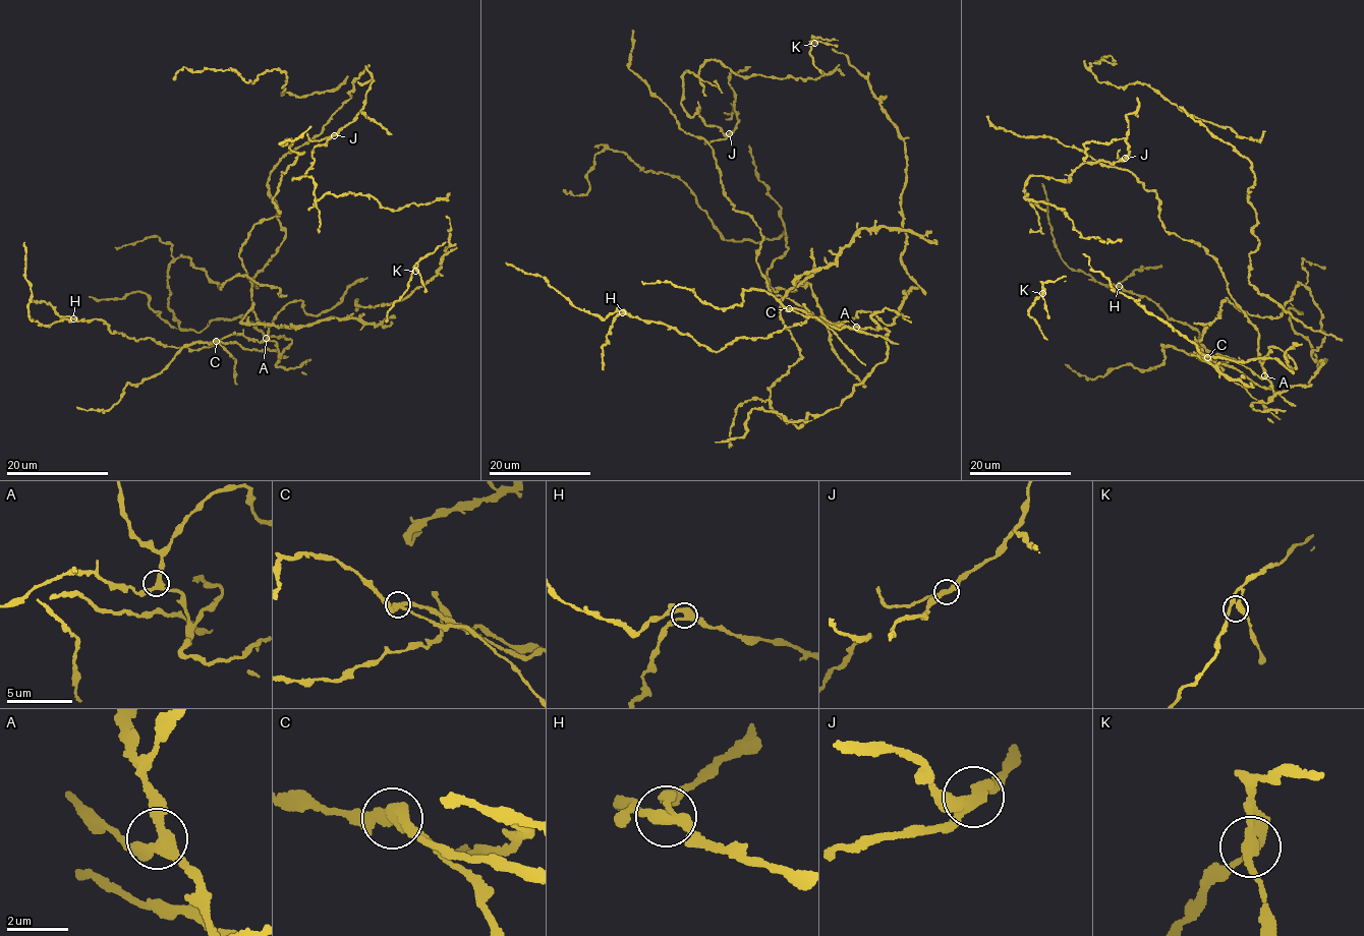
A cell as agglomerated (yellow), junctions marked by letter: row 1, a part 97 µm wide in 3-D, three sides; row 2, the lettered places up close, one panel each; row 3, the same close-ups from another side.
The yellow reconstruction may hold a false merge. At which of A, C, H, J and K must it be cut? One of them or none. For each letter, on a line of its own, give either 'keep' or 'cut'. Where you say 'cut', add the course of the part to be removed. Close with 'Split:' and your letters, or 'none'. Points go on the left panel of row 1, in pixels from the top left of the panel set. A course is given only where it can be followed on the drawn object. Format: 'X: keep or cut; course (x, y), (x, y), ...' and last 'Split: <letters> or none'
A: keep
C: cut; course (216, 341), (235, 359), (233, 375), (236, 385)
H: keep
J: keep
K: keep
Split: C

